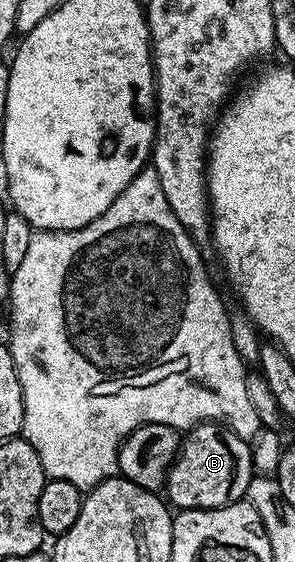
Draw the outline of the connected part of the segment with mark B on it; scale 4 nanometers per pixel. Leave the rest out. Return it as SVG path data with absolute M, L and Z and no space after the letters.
M199 423L182 436L179 456L167 474L165 499L172 508L200 511L238 503L246 496L253 483L251 475L251 446L237 437L222 423Z

